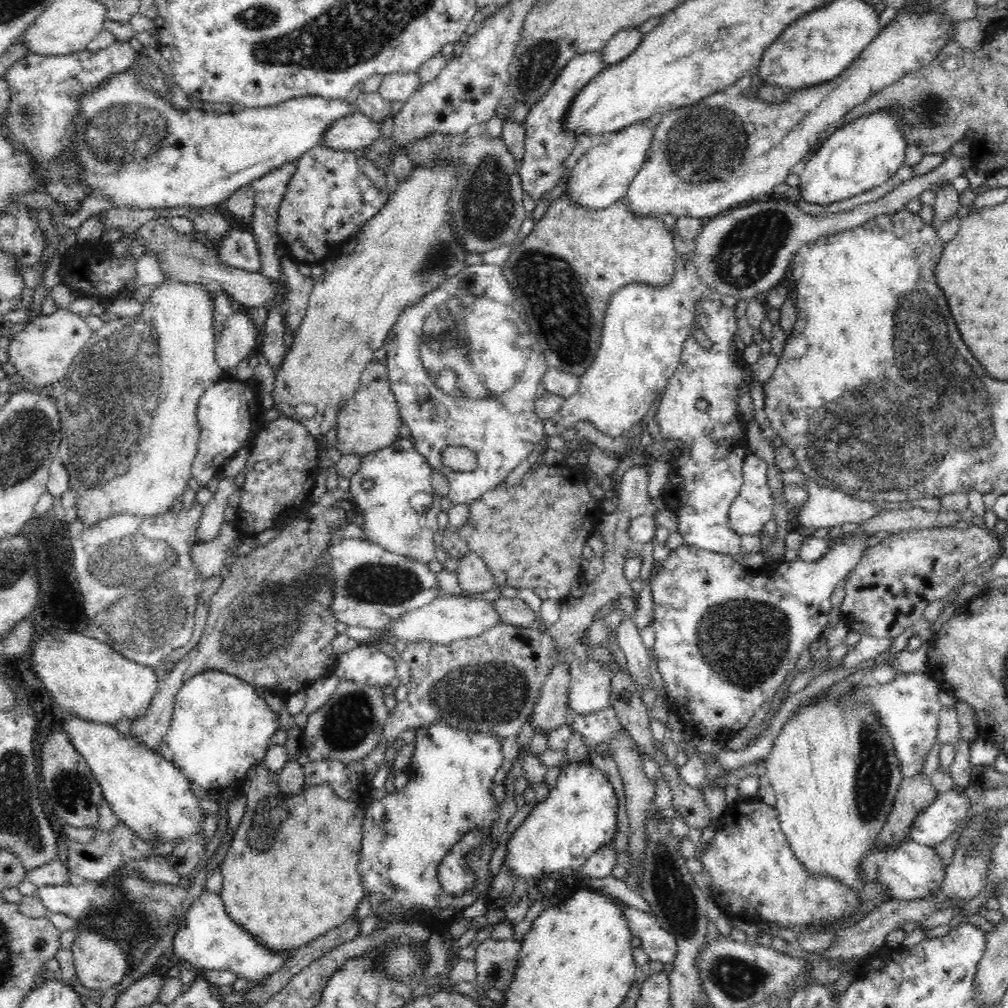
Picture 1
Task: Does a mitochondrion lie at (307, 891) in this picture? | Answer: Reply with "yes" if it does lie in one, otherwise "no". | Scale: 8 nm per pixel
no

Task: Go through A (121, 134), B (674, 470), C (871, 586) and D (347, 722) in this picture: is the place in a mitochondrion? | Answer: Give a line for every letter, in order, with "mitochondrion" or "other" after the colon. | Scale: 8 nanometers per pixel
A: mitochondrion
B: other
C: other
D: mitochondrion

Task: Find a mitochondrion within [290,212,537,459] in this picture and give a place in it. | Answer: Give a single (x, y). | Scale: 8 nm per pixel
(441, 337)

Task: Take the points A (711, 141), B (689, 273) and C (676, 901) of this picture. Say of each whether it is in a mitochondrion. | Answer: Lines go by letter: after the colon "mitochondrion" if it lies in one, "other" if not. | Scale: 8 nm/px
A: mitochondrion
B: mitochondrion
C: mitochondrion

